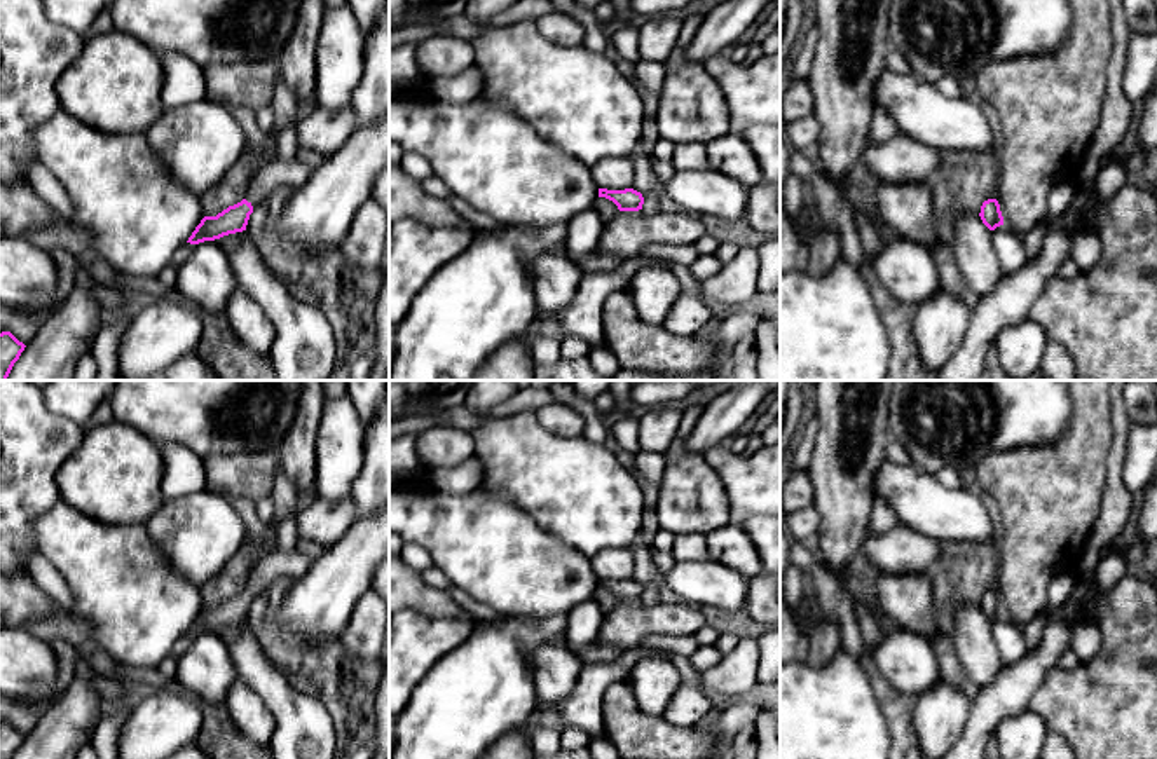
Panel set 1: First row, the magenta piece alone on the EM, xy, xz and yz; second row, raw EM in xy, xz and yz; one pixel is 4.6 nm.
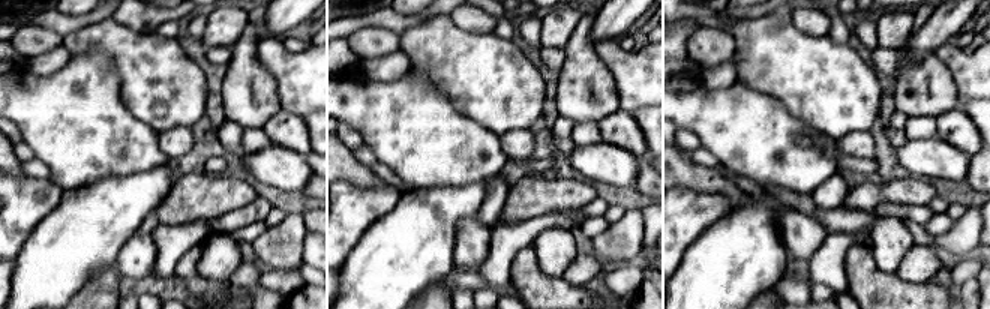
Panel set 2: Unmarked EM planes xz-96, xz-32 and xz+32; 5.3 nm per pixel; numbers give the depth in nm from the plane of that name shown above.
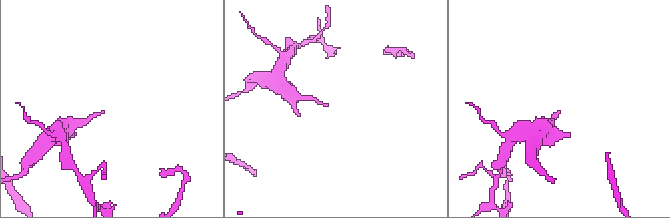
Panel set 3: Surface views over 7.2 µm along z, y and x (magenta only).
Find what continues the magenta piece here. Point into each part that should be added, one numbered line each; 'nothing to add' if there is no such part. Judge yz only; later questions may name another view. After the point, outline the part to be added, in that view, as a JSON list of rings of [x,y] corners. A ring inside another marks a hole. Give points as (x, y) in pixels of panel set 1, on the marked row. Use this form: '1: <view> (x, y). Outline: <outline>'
nothing to add

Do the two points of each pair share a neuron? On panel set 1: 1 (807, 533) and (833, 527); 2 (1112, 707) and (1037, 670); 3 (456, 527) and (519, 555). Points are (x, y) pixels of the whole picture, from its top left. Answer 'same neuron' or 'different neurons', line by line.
1: different neurons
2: different neurons
3: same neuron

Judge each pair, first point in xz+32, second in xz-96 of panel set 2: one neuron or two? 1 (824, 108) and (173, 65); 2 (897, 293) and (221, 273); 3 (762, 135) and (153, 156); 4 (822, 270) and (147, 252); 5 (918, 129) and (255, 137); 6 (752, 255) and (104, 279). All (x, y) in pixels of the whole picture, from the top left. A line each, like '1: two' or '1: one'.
1: one
2: two
3: one
4: two
5: one
6: two

